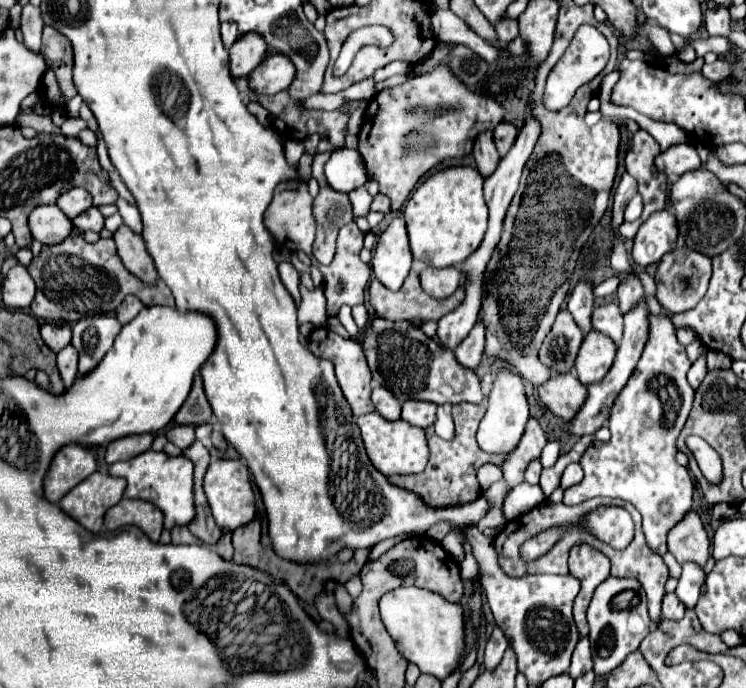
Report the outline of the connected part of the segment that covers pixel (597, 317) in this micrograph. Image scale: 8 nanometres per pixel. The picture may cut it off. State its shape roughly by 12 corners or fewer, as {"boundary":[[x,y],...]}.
{"boundary":[[616,302],[592,312],[592,328],[622,340],[622,314]]}

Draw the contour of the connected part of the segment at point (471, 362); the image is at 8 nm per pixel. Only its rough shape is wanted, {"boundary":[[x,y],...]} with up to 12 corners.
{"boundary":[[478,320],[454,354],[466,368],[476,368],[484,352],[484,322]]}

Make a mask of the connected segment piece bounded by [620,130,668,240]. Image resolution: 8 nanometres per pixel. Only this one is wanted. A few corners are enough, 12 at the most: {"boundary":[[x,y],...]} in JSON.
{"boundary":[[646,130],[634,134],[626,170],[638,182],[644,210],[624,222],[632,240],[650,214],[666,208],[668,182],[654,166],[658,142]]}

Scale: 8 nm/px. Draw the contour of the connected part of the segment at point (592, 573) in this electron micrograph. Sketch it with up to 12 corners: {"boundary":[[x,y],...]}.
{"boundary":[[592,546],[570,552],[570,574],[580,580],[574,622],[588,636],[586,612],[610,560]]}

